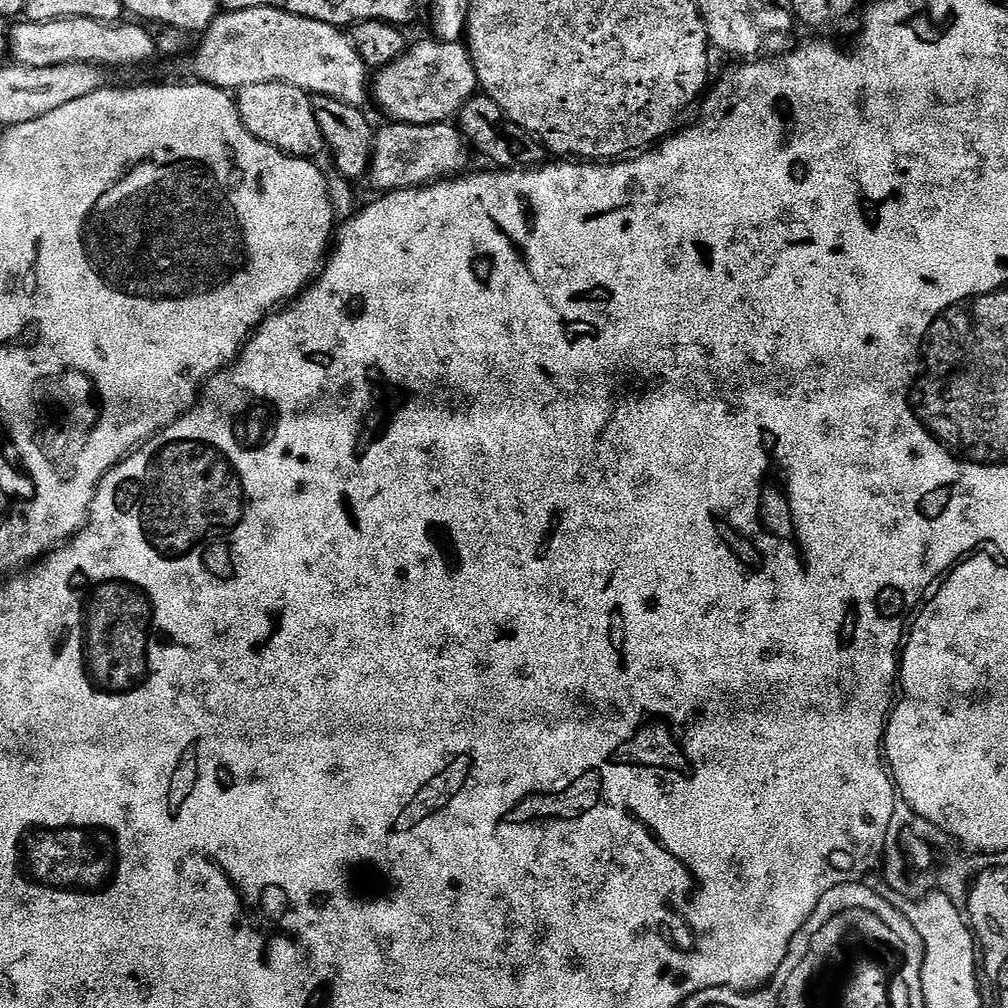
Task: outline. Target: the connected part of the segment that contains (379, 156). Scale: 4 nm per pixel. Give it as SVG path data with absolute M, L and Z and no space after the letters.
M385 123L384 129L376 132L376 147L372 163L368 165L367 183L372 183L377 193L393 192L397 188L423 188L437 180L447 180L463 173L469 167L469 145L464 133L455 123L443 124L398 124Z

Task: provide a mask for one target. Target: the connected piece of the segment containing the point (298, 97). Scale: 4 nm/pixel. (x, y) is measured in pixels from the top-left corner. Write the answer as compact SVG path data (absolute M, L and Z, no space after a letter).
M282 82L251 84L239 89L238 107L246 130L250 130L254 138L287 152L290 156L316 158L320 151L325 151L326 145L314 118L312 96L301 88Z

